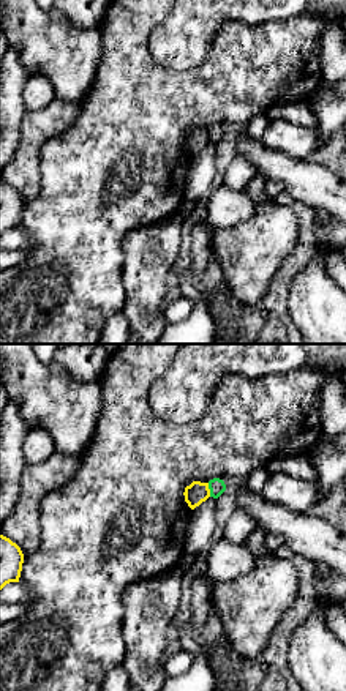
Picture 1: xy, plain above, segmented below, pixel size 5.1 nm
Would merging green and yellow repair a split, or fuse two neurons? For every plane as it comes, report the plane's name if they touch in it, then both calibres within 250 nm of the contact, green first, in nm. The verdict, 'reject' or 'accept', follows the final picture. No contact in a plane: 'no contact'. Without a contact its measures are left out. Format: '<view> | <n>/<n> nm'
xy | 90/110 nm

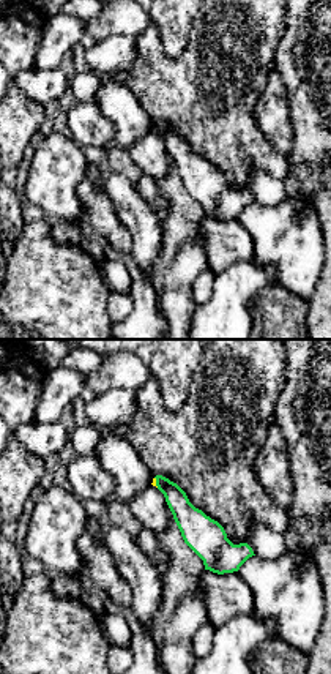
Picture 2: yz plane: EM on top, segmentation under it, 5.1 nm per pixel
yz | 140/20 nm

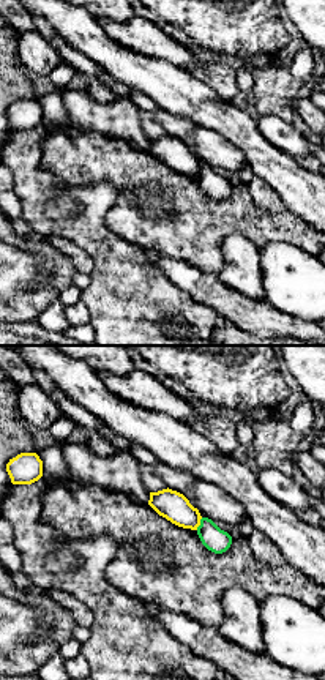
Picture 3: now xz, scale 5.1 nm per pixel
xz | 120/150 nm

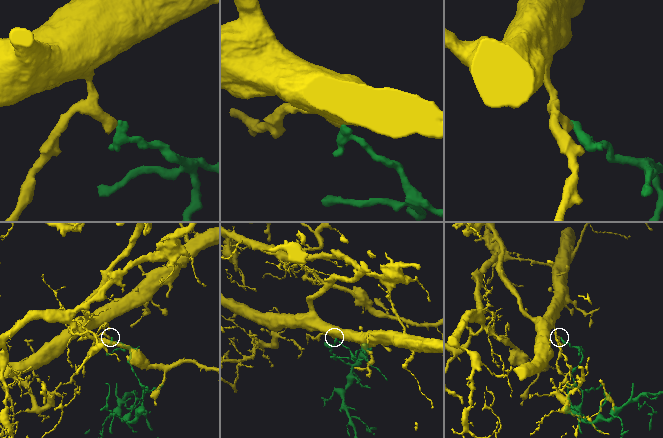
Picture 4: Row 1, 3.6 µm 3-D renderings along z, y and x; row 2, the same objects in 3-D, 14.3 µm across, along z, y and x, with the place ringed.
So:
reject

